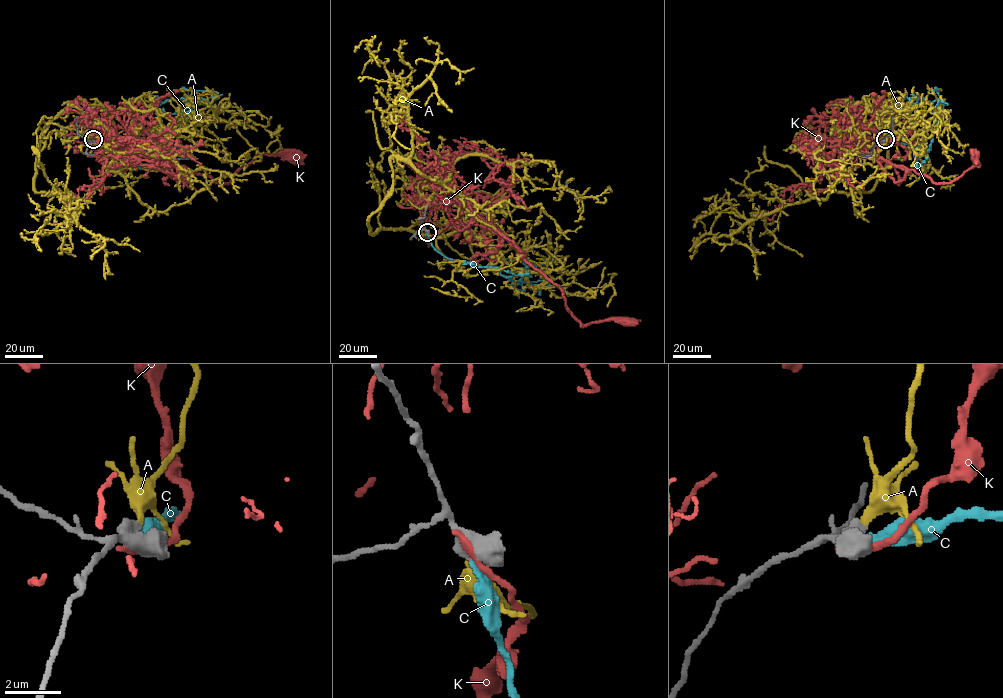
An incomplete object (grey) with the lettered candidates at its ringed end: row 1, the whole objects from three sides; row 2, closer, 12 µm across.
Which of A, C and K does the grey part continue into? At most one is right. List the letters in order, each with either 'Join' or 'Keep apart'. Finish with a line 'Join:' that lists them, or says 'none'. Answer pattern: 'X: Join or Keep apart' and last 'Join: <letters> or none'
A: Join
C: Keep apart
K: Keep apart
Join: A

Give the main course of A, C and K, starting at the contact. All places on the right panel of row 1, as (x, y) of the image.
A: (884, 139), (886, 104), (835, 151), (825, 198), (750, 219), (722, 211), (700, 232)
C: (884, 140), (928, 150), (934, 109), (922, 97), (911, 104), (919, 104), (911, 94)
K: (884, 141), (893, 128), (878, 125), (880, 157), (937, 183), (949, 183), (975, 166), (977, 158), (972, 155)

